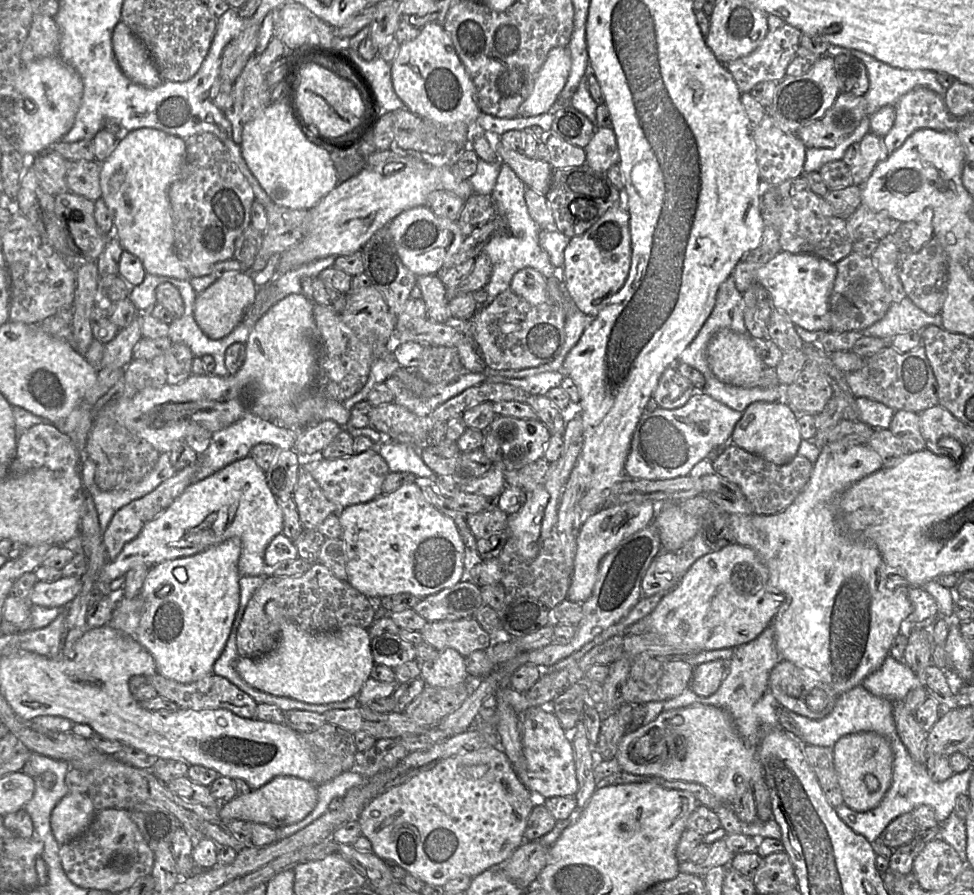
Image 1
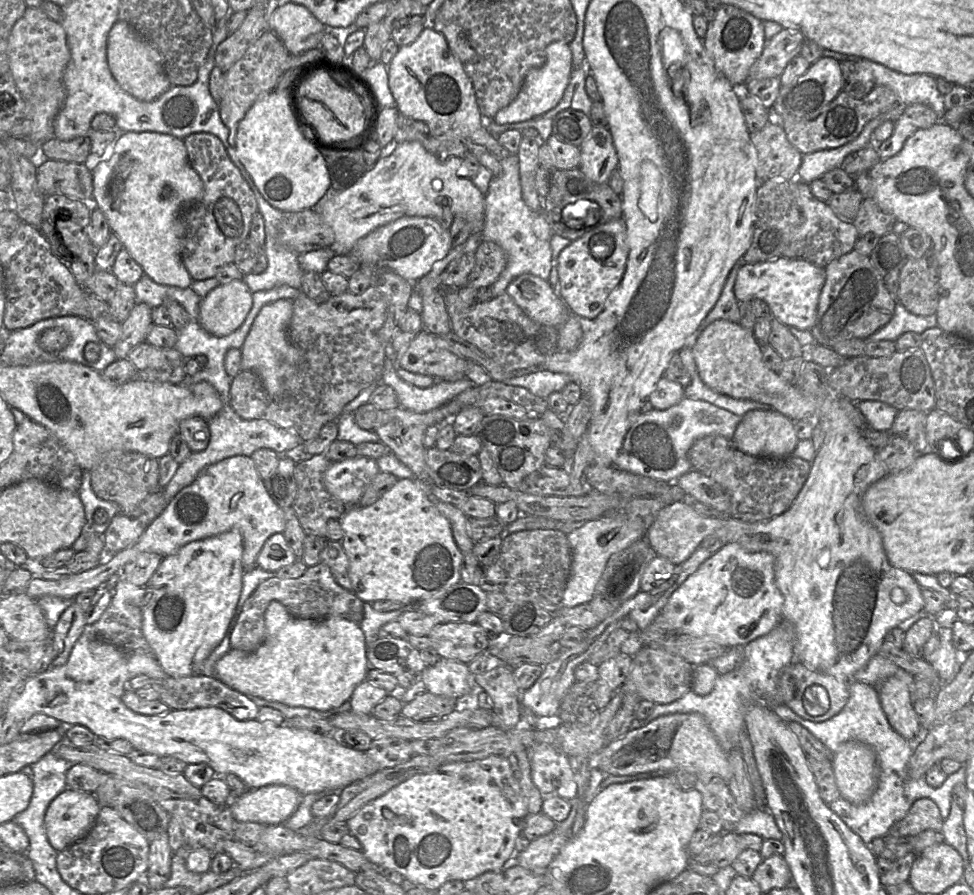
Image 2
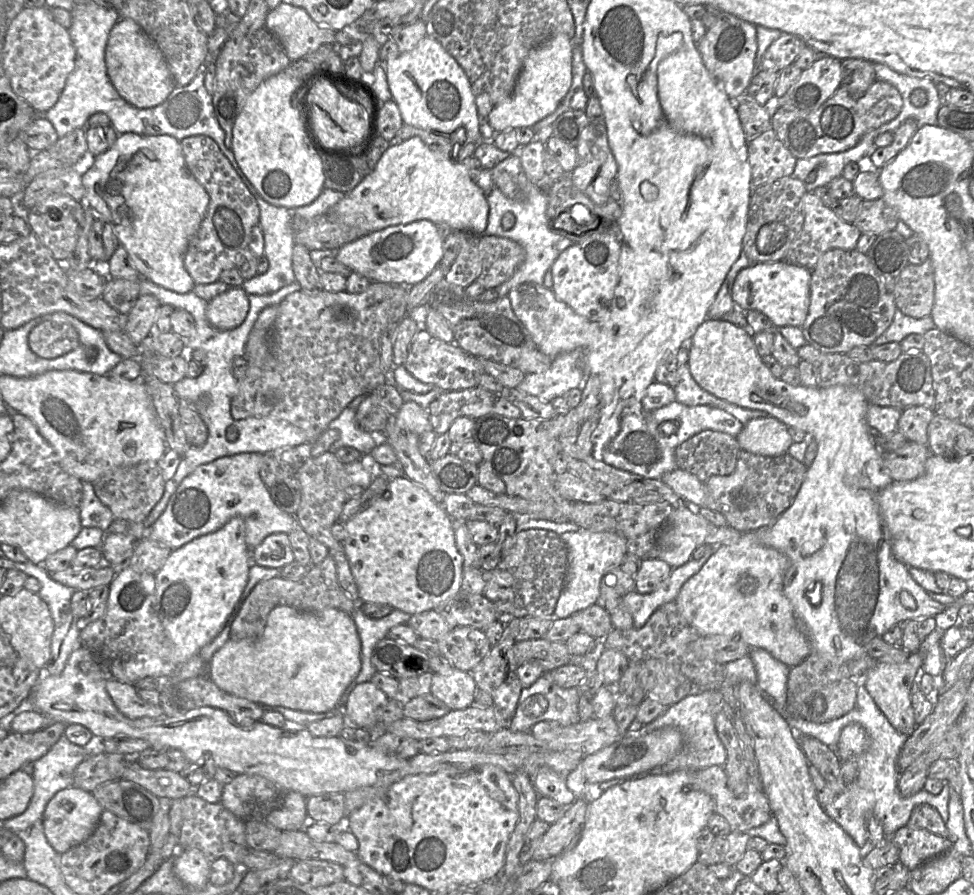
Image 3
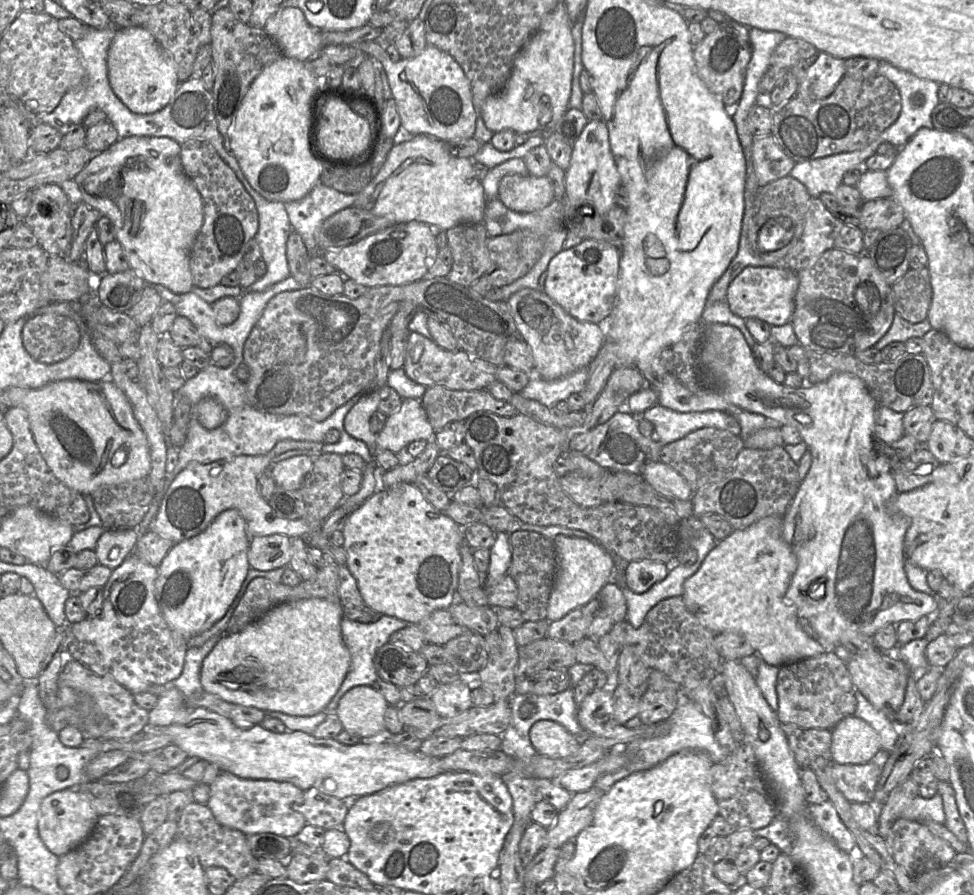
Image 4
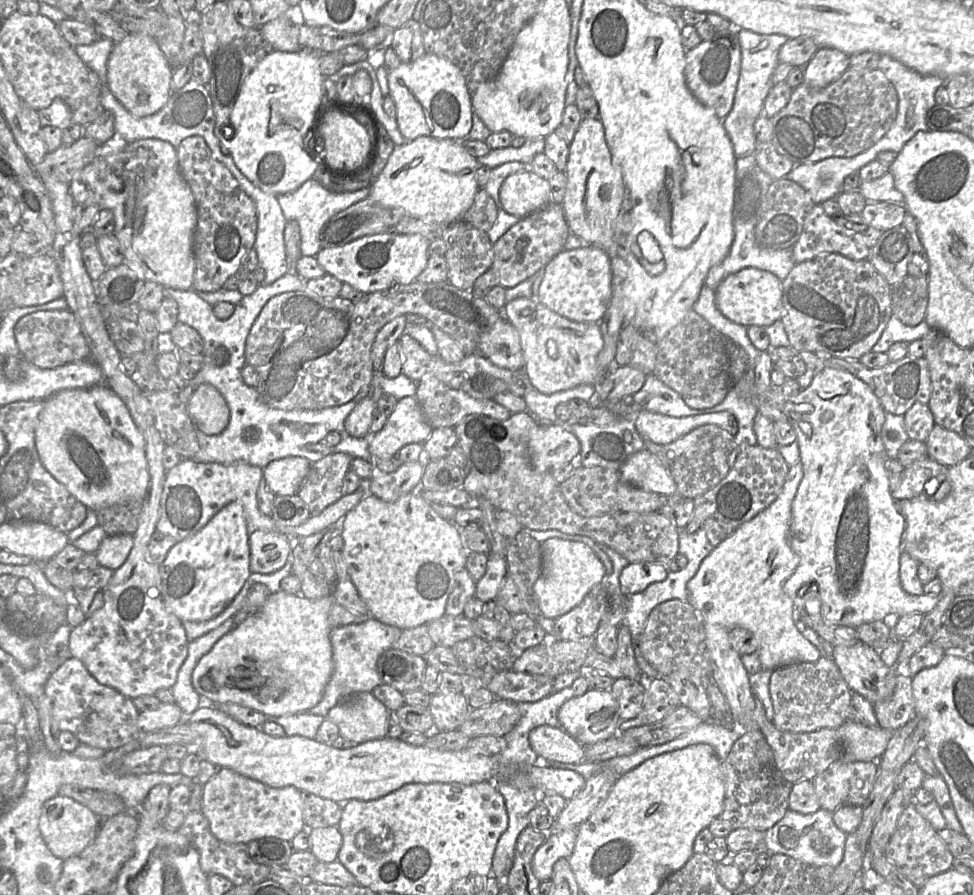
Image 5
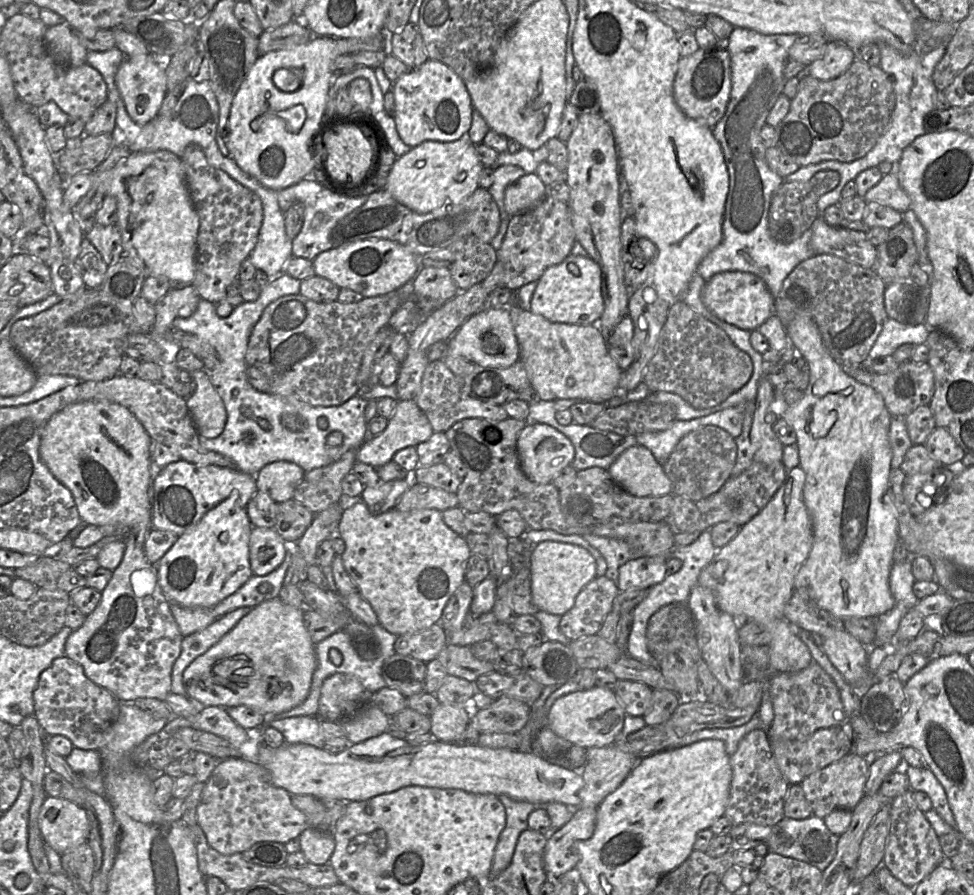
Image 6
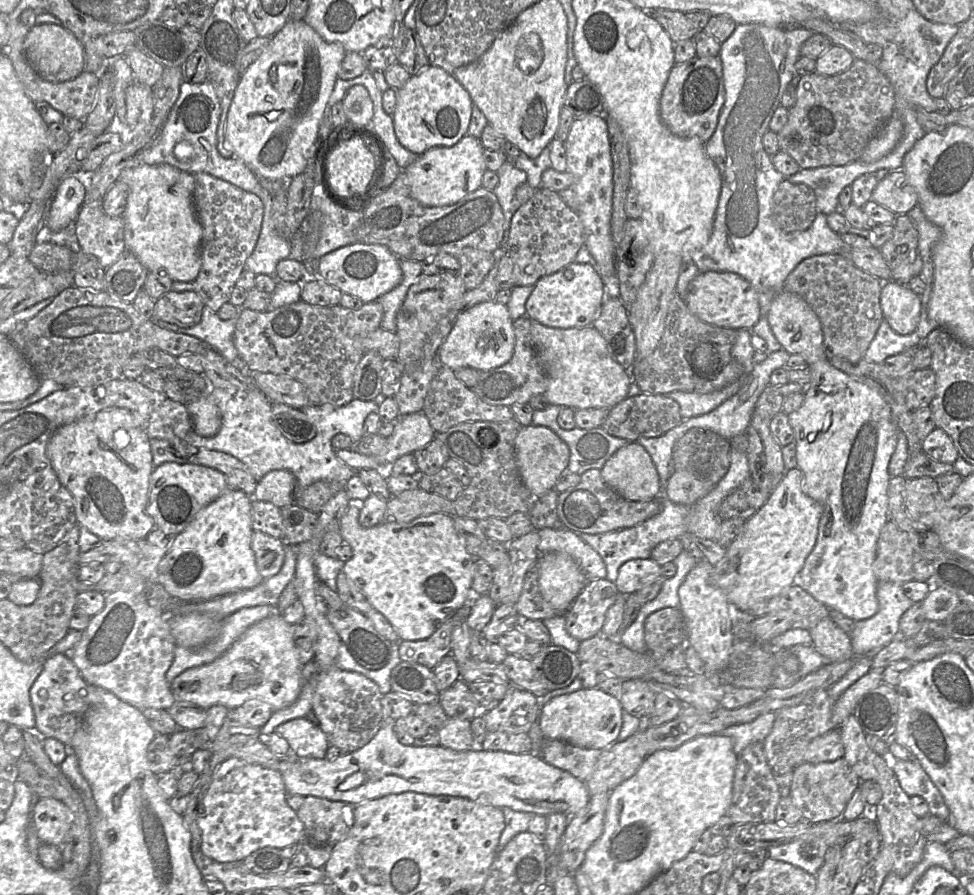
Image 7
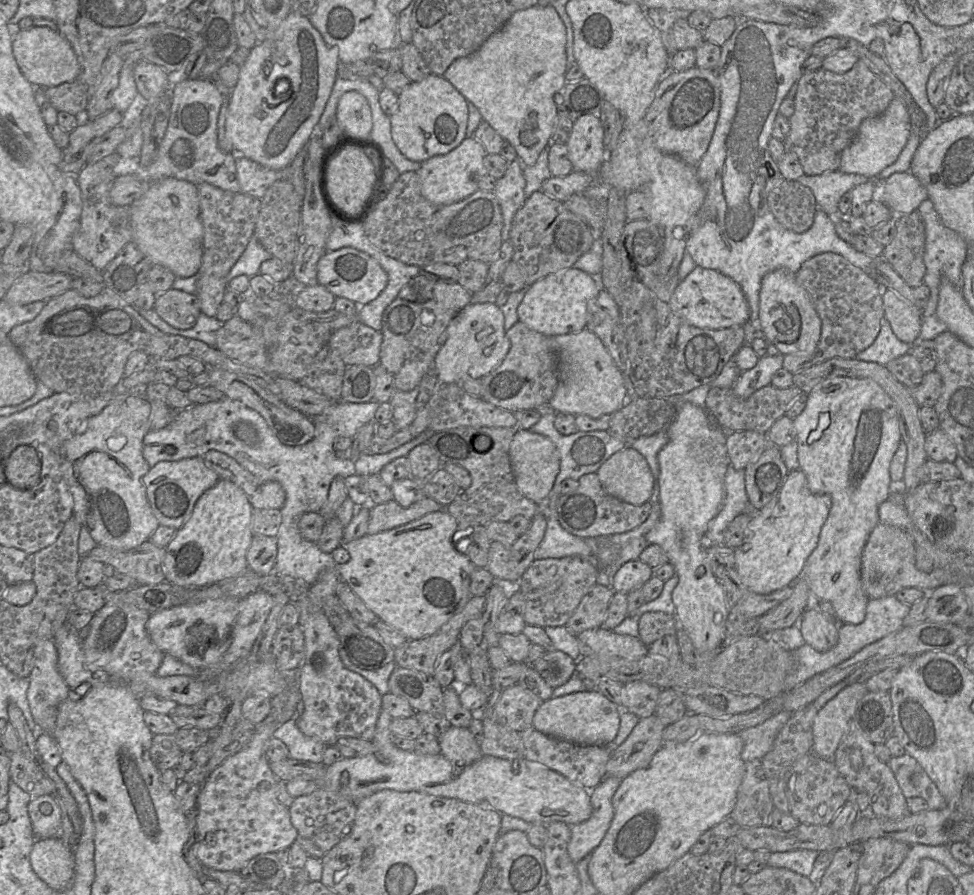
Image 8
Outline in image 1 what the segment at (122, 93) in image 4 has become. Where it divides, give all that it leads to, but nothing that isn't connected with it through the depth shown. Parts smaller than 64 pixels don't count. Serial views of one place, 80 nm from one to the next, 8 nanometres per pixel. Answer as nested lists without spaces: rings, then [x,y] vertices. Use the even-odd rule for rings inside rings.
[[[122,21],[113,30],[112,49],[121,71],[130,81],[150,89],[163,83],[146,47]]]

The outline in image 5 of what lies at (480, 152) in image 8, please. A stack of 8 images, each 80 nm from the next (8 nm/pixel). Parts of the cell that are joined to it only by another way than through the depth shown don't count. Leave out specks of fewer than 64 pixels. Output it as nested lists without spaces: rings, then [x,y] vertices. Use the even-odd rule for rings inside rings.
[[[420,136],[395,146],[381,174],[370,186],[370,197],[378,204],[396,208],[424,221],[451,225],[461,221],[479,190],[477,158],[463,146],[462,140]]]

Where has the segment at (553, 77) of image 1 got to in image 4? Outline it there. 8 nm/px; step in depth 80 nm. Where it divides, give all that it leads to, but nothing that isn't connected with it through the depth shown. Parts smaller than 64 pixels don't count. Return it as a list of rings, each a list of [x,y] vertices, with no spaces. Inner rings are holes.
[[[563,1],[550,12],[538,30],[531,36],[514,59],[511,75],[501,92],[489,96],[479,110],[486,127],[493,133],[511,130],[530,133],[534,130],[553,131],[557,122],[569,107],[574,69],[574,41],[571,32],[571,21]]]

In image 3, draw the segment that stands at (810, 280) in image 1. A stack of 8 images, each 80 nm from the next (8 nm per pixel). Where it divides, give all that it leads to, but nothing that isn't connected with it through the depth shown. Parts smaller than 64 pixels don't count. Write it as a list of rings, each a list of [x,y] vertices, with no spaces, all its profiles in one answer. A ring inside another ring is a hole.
[[[784,260],[753,263],[741,269],[732,286],[732,299],[742,311],[757,310],[765,314],[775,328],[803,325],[810,304],[811,271]]]

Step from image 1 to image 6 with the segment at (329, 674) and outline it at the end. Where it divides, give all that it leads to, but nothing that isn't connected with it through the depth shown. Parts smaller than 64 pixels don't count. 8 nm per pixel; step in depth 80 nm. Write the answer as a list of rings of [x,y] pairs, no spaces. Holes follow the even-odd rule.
[[[279,597],[253,607],[206,653],[197,657],[183,673],[186,696],[201,707],[230,708],[245,705],[268,717],[291,710],[307,698],[317,667],[315,644],[304,623],[304,609],[283,603]]]

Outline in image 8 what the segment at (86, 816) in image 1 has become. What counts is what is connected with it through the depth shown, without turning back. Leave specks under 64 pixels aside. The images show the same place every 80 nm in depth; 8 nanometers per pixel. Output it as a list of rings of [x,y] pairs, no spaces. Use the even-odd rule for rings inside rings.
[[[52,795],[34,797],[28,805],[29,817],[37,839],[58,837],[61,832],[61,810]]]

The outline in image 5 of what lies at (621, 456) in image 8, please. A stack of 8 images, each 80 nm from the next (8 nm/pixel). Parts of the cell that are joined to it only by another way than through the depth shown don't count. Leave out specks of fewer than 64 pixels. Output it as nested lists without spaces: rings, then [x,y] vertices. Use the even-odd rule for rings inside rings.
[[[648,449],[631,455],[618,470],[623,481],[648,492],[677,494],[677,486],[659,458]]]

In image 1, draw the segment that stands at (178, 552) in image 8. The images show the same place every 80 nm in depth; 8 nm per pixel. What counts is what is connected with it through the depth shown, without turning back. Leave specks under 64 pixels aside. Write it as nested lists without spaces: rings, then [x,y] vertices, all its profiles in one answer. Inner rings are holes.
[[[232,537],[194,555],[150,567],[140,591],[144,613],[136,631],[136,640],[153,656],[157,673],[178,683],[192,683],[213,674],[214,663],[227,643],[239,607],[238,561],[241,551],[240,538]]]

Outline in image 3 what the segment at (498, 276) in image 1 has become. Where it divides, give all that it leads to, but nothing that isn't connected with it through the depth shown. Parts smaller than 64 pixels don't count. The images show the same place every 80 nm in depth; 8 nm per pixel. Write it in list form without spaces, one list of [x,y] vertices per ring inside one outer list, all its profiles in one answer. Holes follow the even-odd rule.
[[[514,154],[495,165],[491,170],[484,169],[477,178],[473,179],[484,193],[487,194],[489,213],[484,234],[509,238],[520,244],[525,250],[525,259],[513,276],[496,287],[499,297],[507,296],[511,289],[522,283],[543,284],[546,271],[551,268],[561,253],[557,250],[556,245],[563,238],[549,226],[547,219],[547,192],[542,191],[536,184],[528,180],[522,168],[520,158]],[[495,171],[506,171],[511,175],[520,188],[521,198],[509,199],[495,186],[492,177]],[[506,213],[512,213],[515,216],[515,224],[511,229],[504,229],[501,225],[502,217]]]

